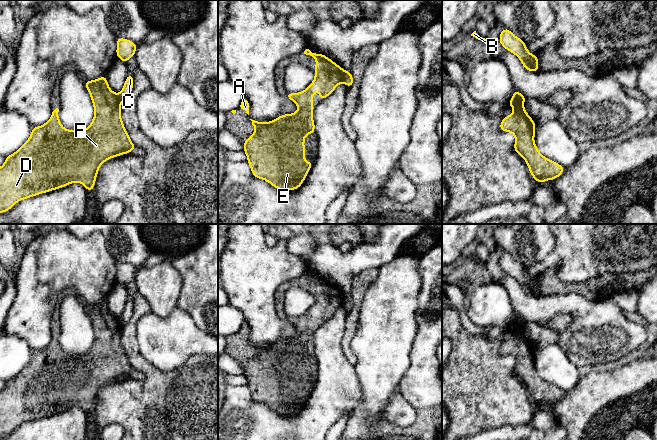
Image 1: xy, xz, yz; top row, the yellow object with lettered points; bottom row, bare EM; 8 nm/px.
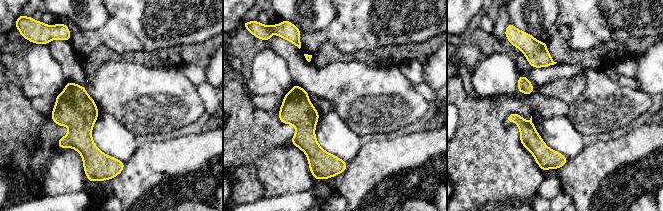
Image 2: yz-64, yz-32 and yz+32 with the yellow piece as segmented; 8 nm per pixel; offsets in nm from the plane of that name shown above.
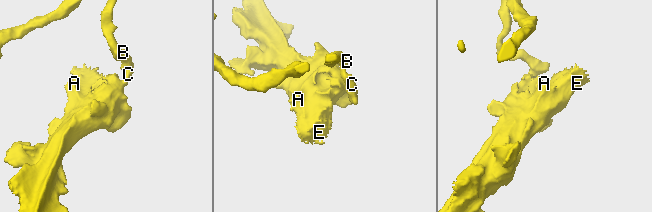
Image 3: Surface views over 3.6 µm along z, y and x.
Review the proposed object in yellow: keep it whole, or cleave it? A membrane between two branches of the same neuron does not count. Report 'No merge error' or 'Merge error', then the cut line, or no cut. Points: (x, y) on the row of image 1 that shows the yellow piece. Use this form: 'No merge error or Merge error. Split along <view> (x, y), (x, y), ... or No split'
Merge error. Split along yz (513, 95), (523, 101)

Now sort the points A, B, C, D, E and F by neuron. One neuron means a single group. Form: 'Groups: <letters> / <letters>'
Groups: A D E F / B C

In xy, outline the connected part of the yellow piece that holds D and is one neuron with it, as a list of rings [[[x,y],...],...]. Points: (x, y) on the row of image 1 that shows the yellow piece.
[[[106,76],[85,81],[85,87],[95,110],[88,128],[65,129],[59,120],[59,109],[56,108],[45,124],[32,127],[29,139],[16,152],[5,157],[4,165],[0,167],[0,213],[9,211],[21,200],[75,182],[92,192],[98,170],[105,161],[137,149],[122,122],[121,98],[110,89]]]

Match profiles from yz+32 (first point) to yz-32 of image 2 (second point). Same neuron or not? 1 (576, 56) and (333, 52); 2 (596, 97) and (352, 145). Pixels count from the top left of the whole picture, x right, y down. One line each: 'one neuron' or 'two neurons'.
1: one neuron
2: two neurons

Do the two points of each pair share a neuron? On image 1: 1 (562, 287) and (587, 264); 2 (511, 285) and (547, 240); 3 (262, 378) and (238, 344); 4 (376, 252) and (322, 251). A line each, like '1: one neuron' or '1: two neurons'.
1: two neurons
2: two neurons
3: one neuron
4: one neuron

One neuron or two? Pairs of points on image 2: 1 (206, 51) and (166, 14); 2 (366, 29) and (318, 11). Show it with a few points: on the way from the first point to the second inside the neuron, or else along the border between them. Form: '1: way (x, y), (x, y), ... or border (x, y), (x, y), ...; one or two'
1: border (212, 36), (201, 42), (173, 46); two
2: border (335, 10), (333, 19), (324, 28), (313, 30); two

